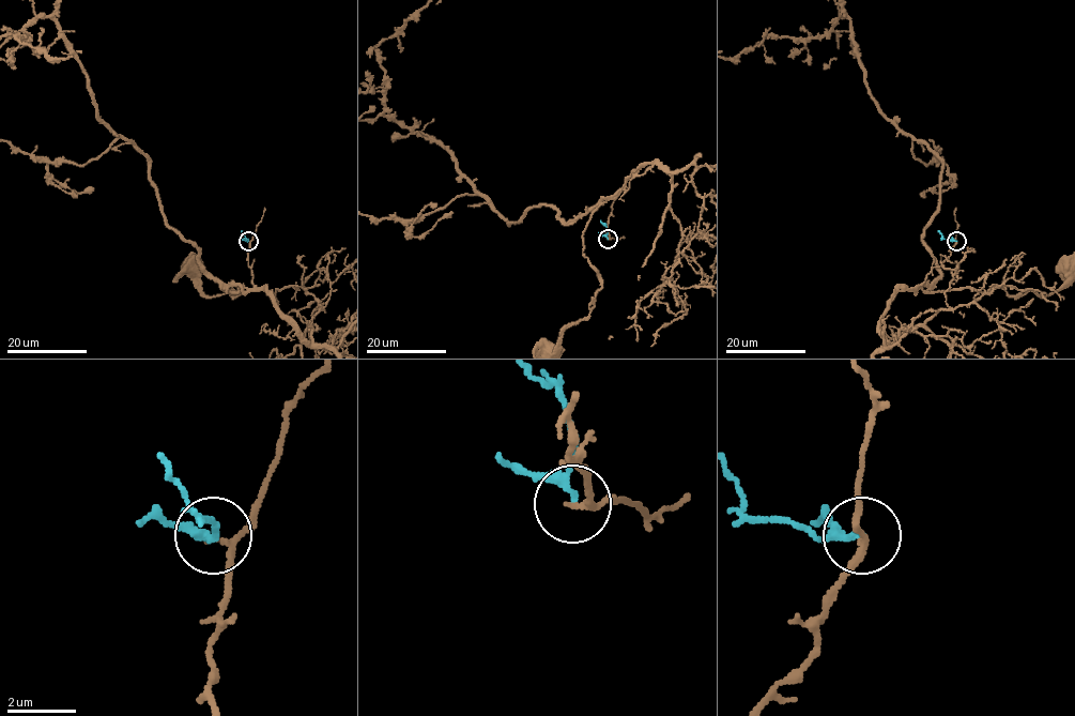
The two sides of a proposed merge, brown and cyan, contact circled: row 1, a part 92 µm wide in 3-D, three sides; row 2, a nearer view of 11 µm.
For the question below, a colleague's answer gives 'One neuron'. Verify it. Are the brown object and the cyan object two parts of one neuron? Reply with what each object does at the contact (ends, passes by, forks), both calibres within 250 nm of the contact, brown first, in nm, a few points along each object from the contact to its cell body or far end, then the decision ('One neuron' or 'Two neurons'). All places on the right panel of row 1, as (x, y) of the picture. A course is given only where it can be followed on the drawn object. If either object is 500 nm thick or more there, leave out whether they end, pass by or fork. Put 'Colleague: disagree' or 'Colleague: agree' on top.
Colleague: disagree
At the ring brown passes by. At the ring cyan passes by. Thickness 150 nm (brown) against 180 nm. Course of brown: (956, 241), (917, 289), (985, 293), (1000, 286), (1009, 295), (1031, 290), (1045, 296), (1064, 282), (1072, 267). Course of cyan: (956, 241), (943, 239), (938, 230). Two neurons

